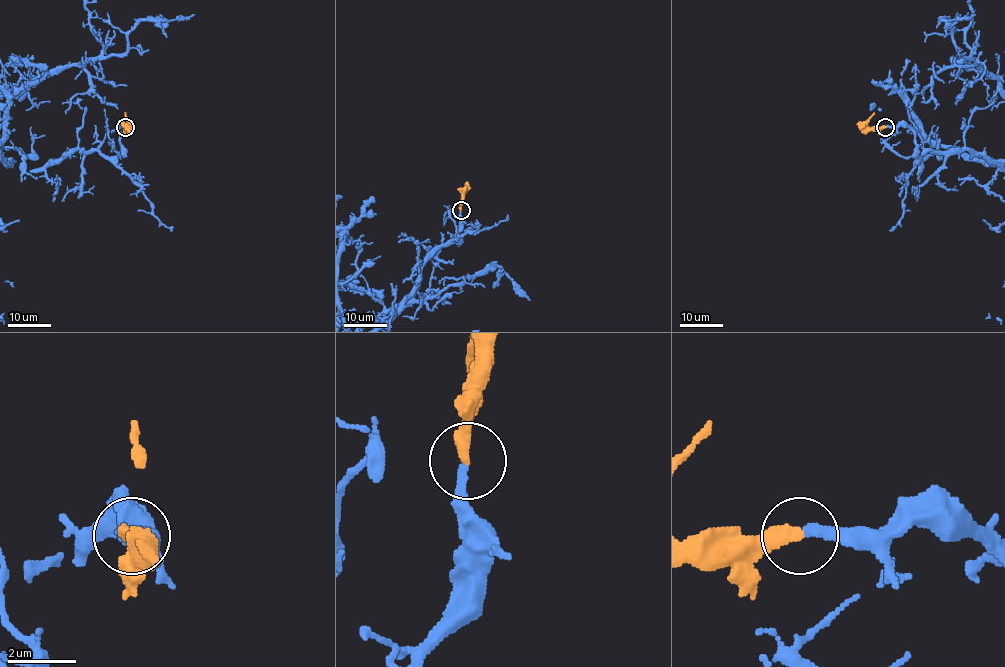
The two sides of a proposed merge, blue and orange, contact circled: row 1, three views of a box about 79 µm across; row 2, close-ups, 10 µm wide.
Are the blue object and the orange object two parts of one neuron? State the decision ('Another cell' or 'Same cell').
Same cell

